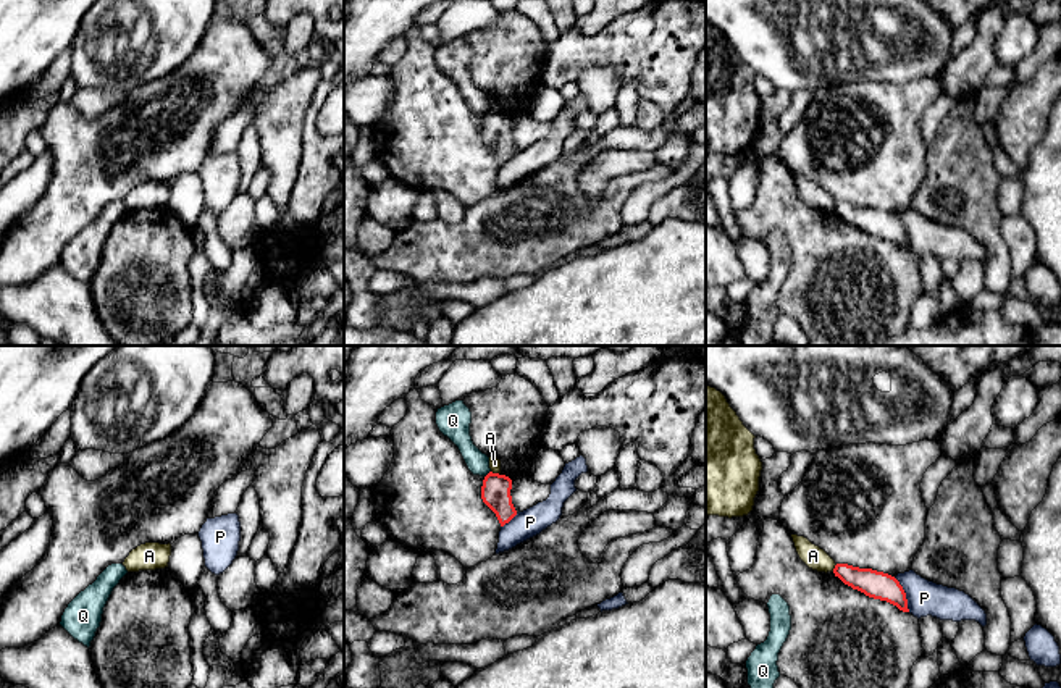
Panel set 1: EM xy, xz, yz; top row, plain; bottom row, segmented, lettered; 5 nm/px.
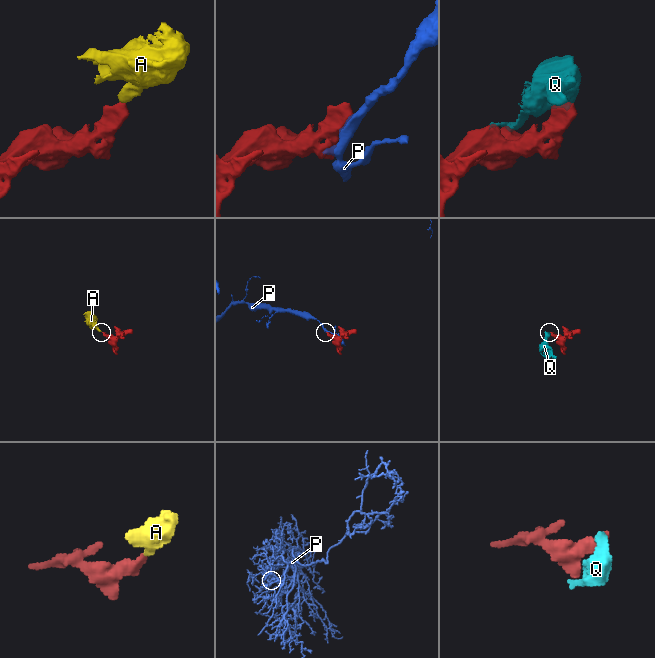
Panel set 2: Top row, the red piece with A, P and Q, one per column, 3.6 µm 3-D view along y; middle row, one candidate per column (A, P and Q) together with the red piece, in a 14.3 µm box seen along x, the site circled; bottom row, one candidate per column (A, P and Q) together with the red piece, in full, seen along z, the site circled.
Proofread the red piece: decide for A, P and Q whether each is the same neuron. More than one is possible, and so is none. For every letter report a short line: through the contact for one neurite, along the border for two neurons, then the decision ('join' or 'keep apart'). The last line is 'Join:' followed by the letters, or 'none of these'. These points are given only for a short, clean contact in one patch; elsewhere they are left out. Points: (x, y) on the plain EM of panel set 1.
A: xz (491, 109), (498, 112) | keep apart
P: yz (893, 215), (905, 231), (910, 249) | keep apart
Q: xz (490, 109), (485, 115) | keep apart
Join: none of these

